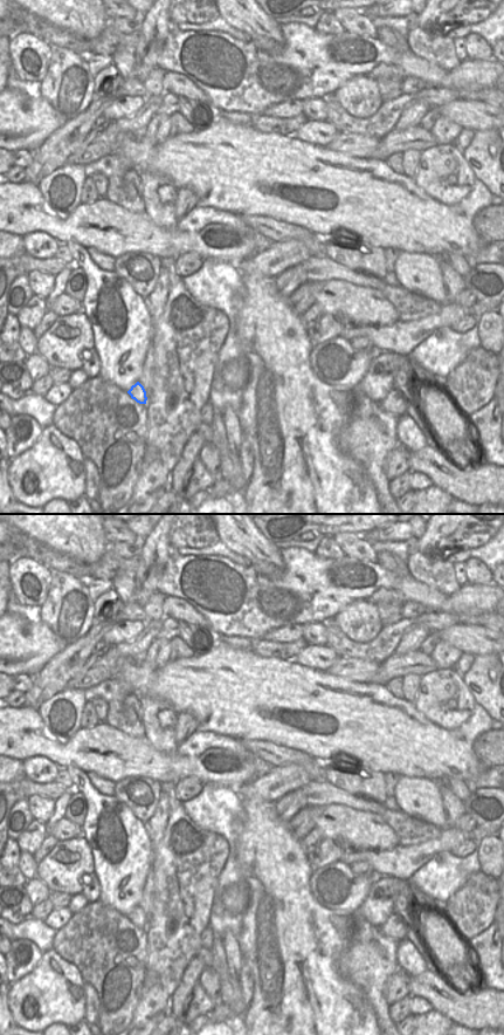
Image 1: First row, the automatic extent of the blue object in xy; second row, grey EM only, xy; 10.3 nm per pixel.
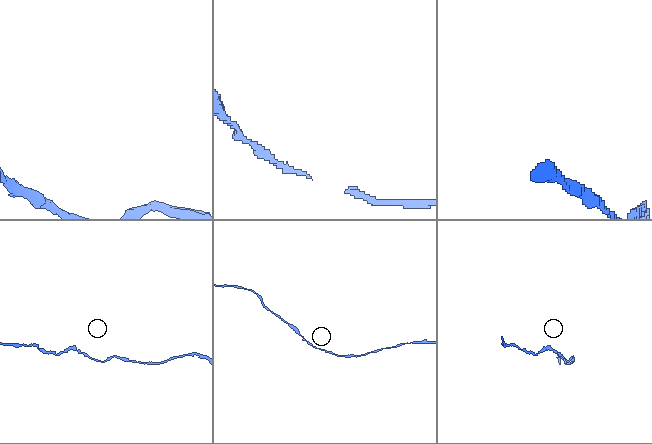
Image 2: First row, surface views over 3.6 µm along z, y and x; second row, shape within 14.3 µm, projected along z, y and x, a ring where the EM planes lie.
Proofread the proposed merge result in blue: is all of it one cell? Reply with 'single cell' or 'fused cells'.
single cell

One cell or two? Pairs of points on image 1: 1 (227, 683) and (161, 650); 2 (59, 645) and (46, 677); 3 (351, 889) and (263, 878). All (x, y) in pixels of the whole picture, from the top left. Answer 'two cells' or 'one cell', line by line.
1: two cells
2: two cells
3: two cells

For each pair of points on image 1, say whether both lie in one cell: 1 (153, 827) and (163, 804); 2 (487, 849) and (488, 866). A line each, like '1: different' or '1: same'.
1: same
2: same

